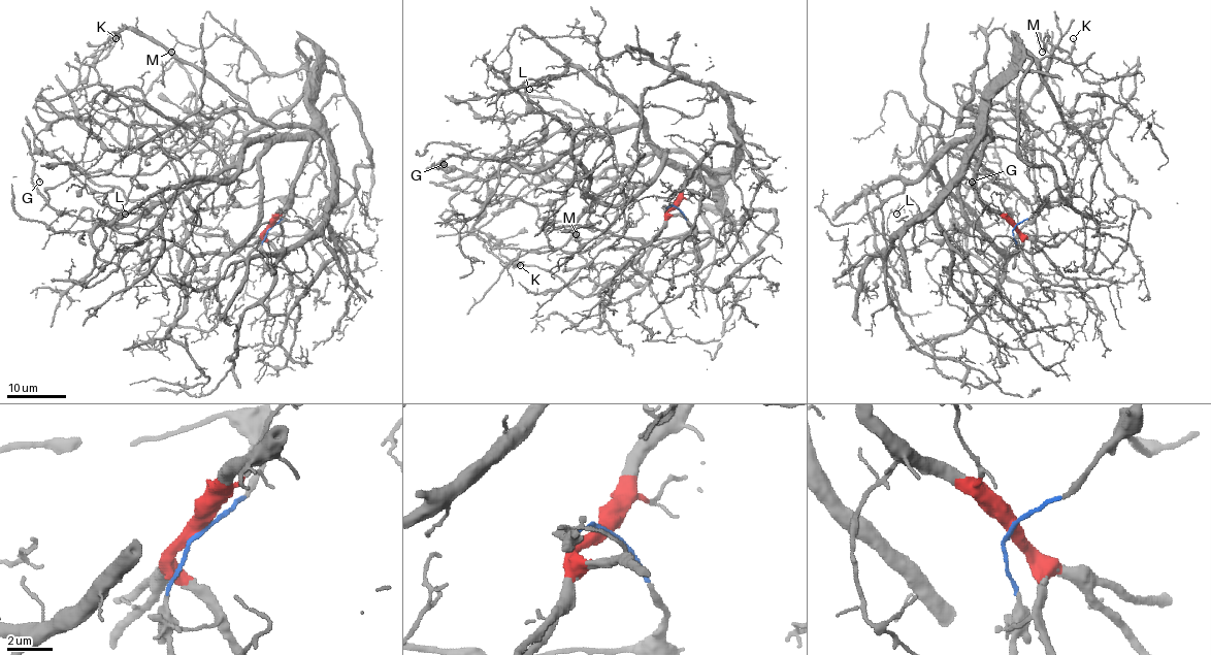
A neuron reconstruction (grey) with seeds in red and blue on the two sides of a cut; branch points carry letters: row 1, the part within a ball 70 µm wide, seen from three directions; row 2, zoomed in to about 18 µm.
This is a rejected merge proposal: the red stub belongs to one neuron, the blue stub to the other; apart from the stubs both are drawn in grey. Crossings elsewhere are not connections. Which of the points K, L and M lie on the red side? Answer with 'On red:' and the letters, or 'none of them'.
On red: L, M

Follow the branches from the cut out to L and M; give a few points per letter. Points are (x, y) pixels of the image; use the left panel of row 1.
L: (271, 228), (294, 192), (306, 139), (256, 139), (228, 181), (187, 178), (141, 238), (141, 210), (125, 213)
M: (271, 228), (316, 125), (314, 46), (300, 40), (306, 62), (284, 74), (225, 36), (170, 52)

